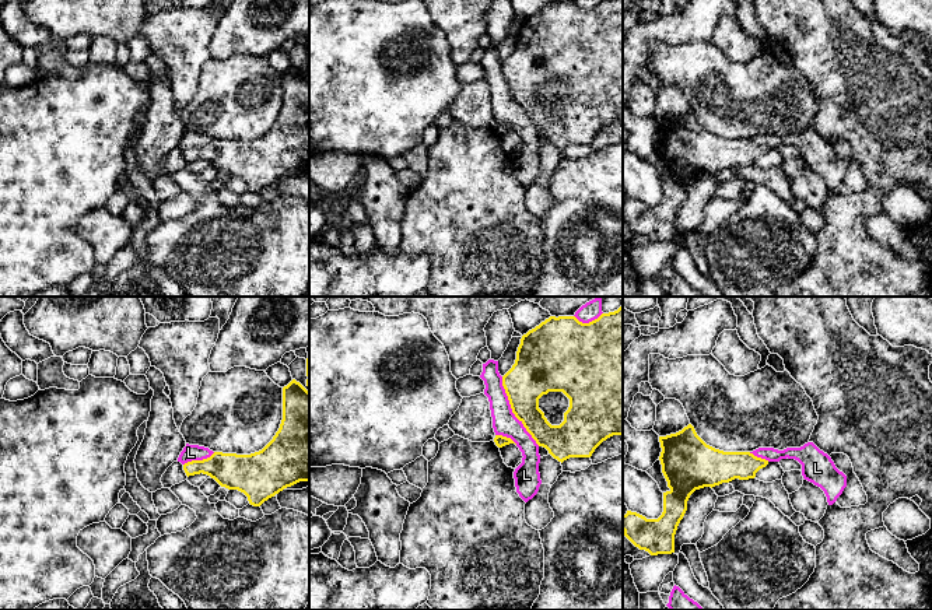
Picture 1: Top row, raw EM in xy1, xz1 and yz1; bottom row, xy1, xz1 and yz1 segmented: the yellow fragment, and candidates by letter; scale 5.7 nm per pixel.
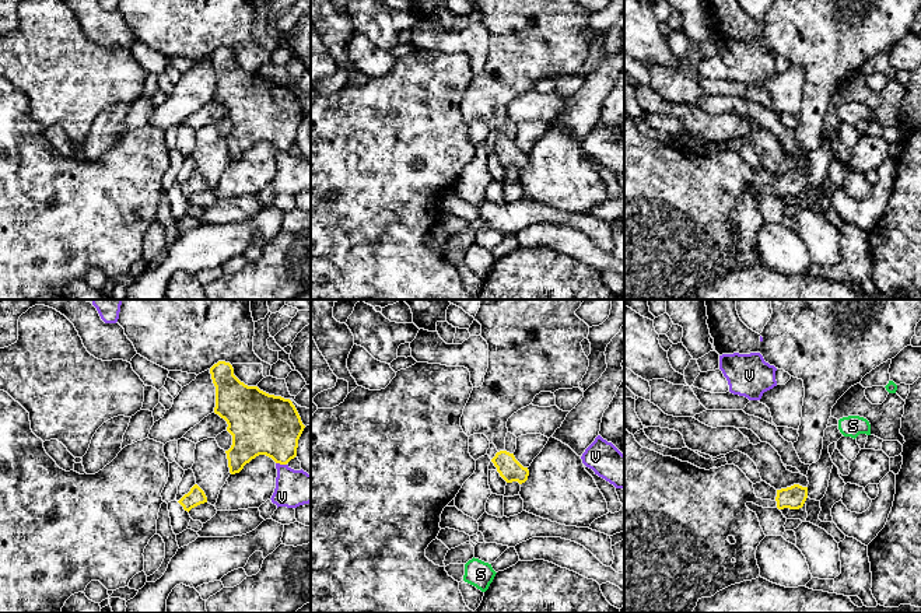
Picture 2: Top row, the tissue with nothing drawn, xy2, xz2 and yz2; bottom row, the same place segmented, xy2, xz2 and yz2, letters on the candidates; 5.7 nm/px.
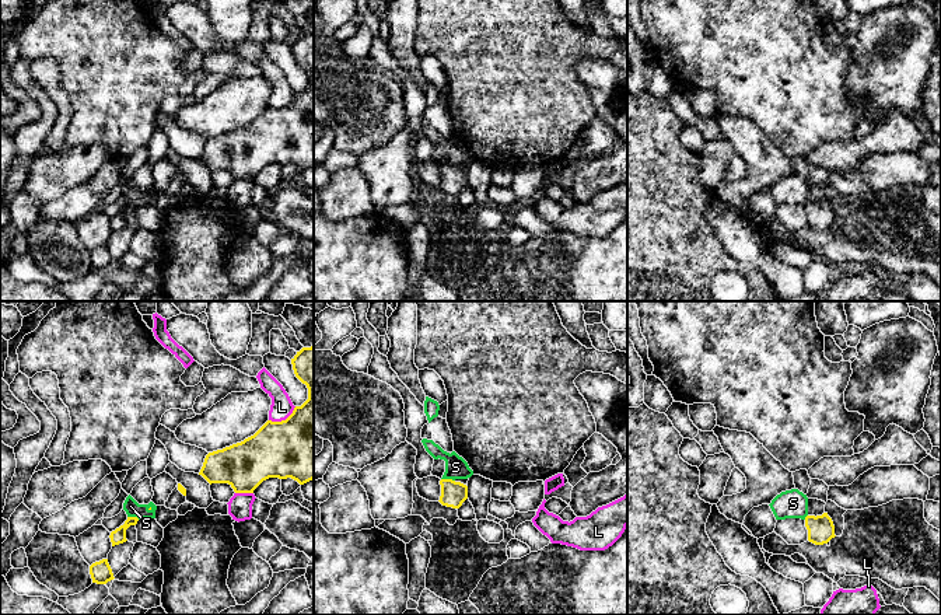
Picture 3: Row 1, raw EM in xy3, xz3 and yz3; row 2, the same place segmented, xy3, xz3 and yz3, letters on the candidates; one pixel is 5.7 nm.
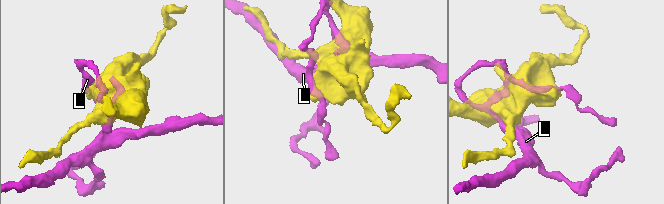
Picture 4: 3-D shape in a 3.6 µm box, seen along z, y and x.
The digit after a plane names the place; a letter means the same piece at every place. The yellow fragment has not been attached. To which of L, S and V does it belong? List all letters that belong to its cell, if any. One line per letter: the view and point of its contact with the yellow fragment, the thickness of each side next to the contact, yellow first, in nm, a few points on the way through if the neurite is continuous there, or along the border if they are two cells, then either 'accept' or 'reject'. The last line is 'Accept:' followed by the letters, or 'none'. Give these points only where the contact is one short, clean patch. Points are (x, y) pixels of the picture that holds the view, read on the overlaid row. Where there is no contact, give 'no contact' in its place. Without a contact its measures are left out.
L: contact xz1 (512, 412); calibres 260 and 140 nm; reject
S: contact xz3 (448, 479); calibres 140 and 130 nm; border xz3 (441, 478), (454, 481); reject
V: contact xy2 (282, 463); calibres 360 and 200 nm; reject
Accept: none

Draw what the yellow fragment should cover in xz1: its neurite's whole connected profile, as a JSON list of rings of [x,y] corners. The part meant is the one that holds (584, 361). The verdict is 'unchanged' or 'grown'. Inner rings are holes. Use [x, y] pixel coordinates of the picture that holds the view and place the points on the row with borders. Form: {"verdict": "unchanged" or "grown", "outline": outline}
{"verdict": "unchanged", "outline": [[[623,305],[609,313],[602,313],[598,319],[582,323],[575,316],[550,316],[535,329],[522,336],[516,351],[516,360],[512,368],[502,376],[502,386],[508,396],[512,413],[523,424],[526,431],[532,435],[539,446],[543,446],[558,462],[570,458],[591,458],[595,449],[607,438],[613,435],[623,435]],[[549,392],[563,392],[570,399],[570,407],[564,413],[564,421],[560,425],[551,425],[544,413],[539,409],[539,399]]]}

